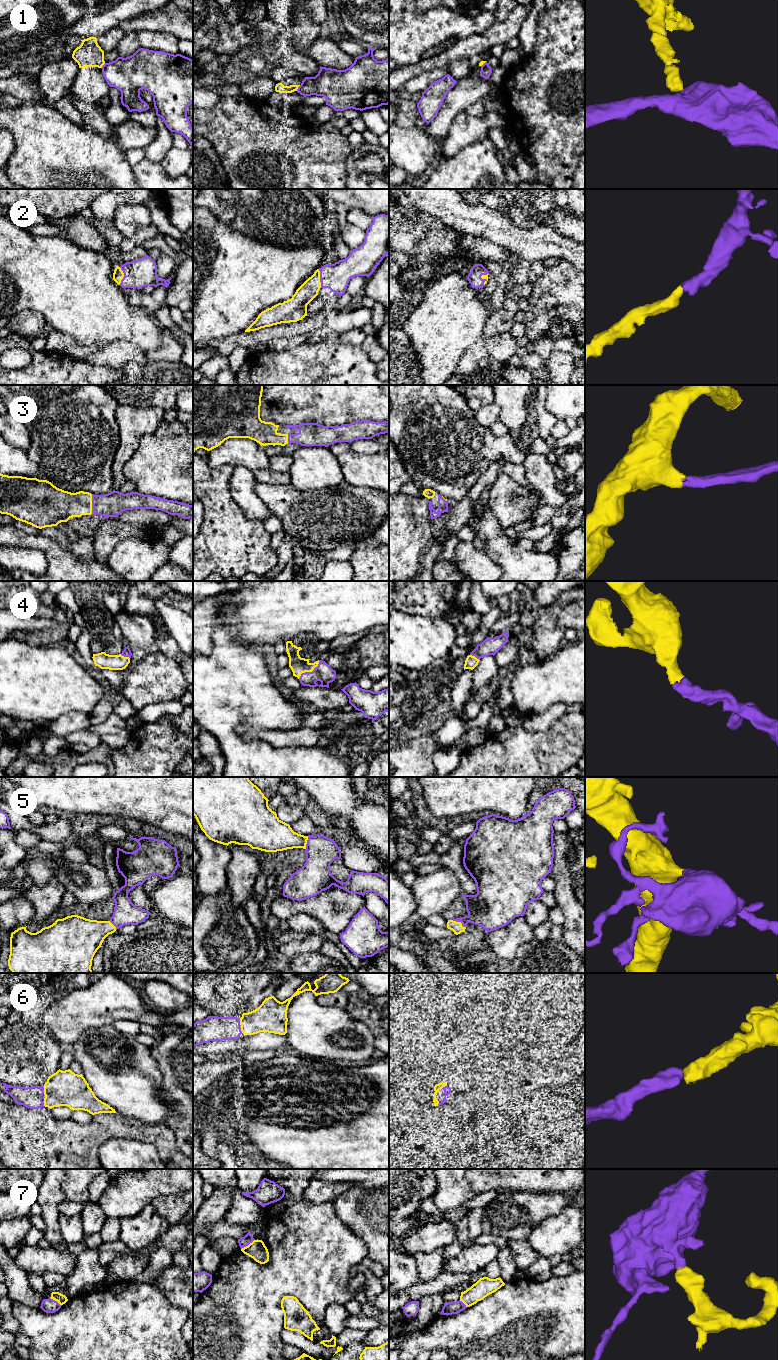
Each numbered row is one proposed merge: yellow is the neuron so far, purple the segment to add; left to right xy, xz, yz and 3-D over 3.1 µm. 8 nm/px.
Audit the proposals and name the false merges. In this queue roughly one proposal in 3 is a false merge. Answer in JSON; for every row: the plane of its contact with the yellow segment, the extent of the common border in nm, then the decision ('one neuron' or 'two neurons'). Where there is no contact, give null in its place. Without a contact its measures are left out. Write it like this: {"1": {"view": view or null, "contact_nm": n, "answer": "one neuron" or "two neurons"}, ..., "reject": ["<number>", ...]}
{"1": {"view": "xz", "contact_nm": 60, "answer": "two neurons"}, "2": {"view": "xz", "contact_nm": 150, "answer": "one neuron"}, "3": {"view": "xy", "contact_nm": 170, "answer": "one neuron"}, "4": {"view": "xz", "contact_nm": 220, "answer": "one neuron"}, "5": {"view": "yz", "contact_nm": 130, "answer": "one neuron"}, "6": {"view": "yz", "contact_nm": 80, "answer": "one neuron"}, "7": {"view": "xz", "contact_nm": 140, "answer": "two neurons"}, "reject": ["1", "7"]}

